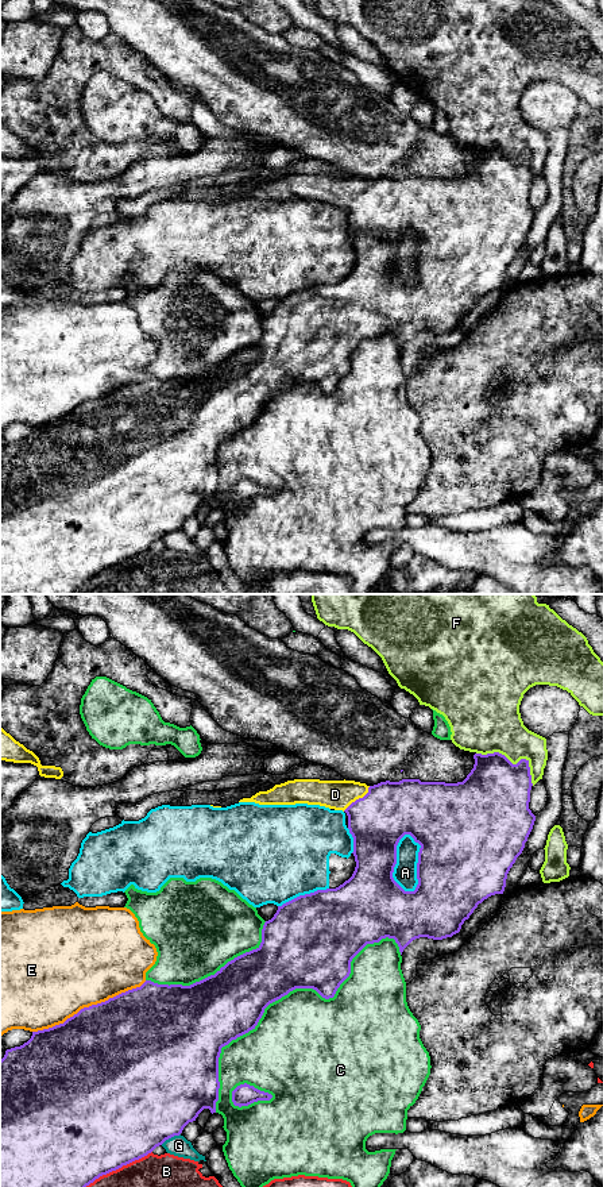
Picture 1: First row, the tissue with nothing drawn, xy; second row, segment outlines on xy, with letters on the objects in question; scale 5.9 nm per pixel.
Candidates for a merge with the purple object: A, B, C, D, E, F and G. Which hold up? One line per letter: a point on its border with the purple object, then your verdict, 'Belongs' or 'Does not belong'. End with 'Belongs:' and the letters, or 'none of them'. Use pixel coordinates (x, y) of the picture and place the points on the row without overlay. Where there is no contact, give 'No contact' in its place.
A: Touches purple at xy (395, 257). Does not belong
B: Touches purple at xy (111, 566). Does not belong
C: Touches purple at xy (282, 390). Does not belong
D: Touches purple at xy (359, 193). Belongs
E: Touches purple at xy (89, 401). Does not belong
F: Touches purple at xy (514, 160). Does not belong
G: Touches purple at xy (170, 532). Does not belong
Belongs: D

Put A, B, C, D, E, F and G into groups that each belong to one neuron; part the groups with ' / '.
A / B / C / D / E / F / G

